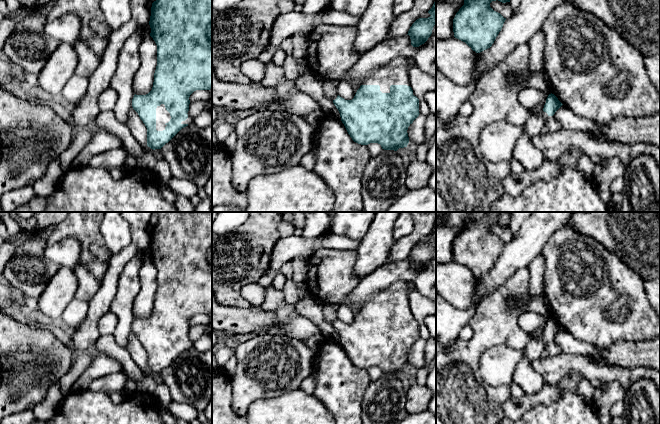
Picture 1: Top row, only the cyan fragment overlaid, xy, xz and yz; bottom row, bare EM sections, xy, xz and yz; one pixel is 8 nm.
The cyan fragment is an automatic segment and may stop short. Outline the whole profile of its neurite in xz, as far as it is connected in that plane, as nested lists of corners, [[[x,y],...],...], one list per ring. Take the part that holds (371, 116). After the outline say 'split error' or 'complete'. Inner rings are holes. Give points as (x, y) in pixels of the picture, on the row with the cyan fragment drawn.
[[[403,58],[377,68],[352,100],[338,95],[333,103],[354,142],[378,143],[384,150],[407,147],[408,127],[420,114],[419,99],[411,88]]]; split error

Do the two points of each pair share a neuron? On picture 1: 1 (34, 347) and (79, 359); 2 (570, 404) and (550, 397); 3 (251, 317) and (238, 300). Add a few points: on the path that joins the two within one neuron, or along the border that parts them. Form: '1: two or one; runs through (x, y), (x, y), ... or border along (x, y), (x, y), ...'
1: two; border along (75, 354), (71, 367), (60, 377)
2: two; border along (558, 383), (561, 395), (556, 400), (534, 405)
3: two; border along (222, 304), (243, 308), (251, 307)

